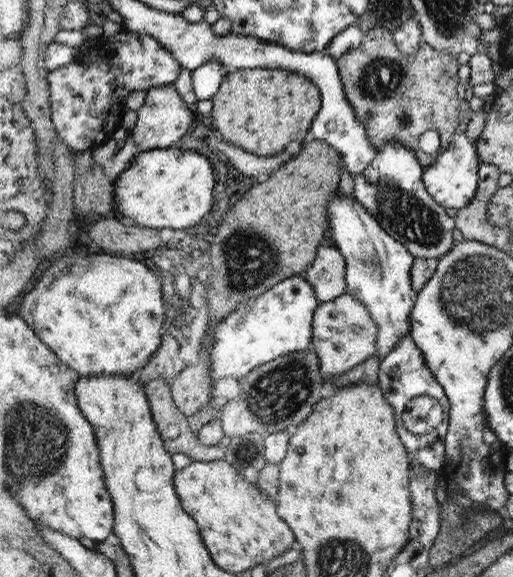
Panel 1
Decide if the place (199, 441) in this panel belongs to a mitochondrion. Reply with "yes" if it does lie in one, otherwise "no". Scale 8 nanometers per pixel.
no

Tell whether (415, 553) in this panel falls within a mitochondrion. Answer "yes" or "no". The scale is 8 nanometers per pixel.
no

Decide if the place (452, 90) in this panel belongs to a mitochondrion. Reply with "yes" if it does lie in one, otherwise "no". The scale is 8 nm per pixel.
no

